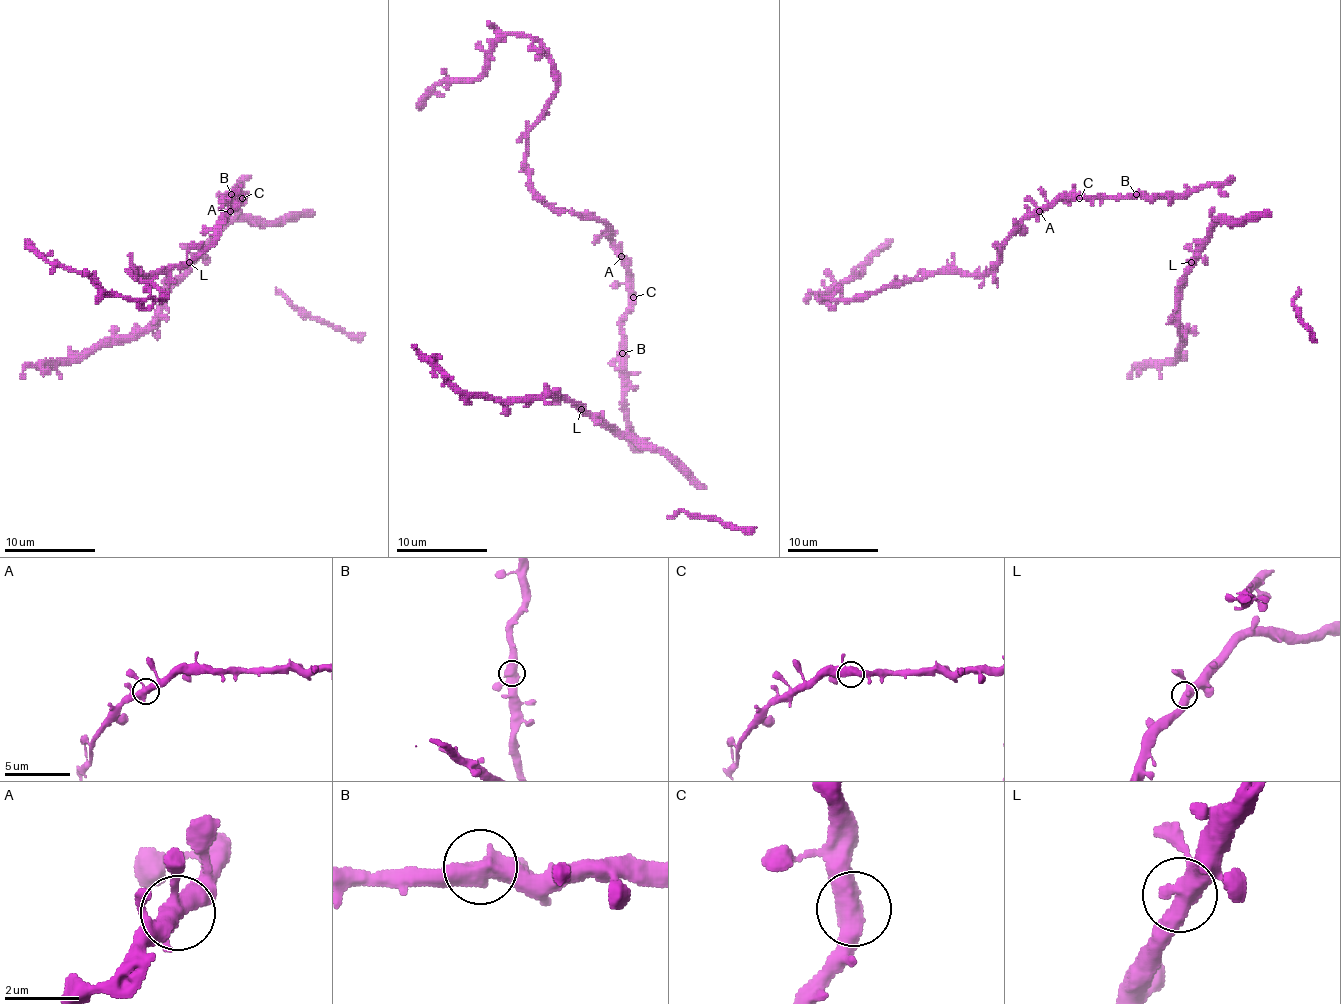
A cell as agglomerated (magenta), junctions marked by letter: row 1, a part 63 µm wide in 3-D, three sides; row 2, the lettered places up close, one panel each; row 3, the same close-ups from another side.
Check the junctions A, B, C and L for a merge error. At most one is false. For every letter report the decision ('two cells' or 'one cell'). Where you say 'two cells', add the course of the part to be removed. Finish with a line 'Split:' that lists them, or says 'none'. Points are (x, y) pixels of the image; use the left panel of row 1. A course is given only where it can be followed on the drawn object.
A: one cell
B: one cell
C: one cell
L: one cell
Split: none

